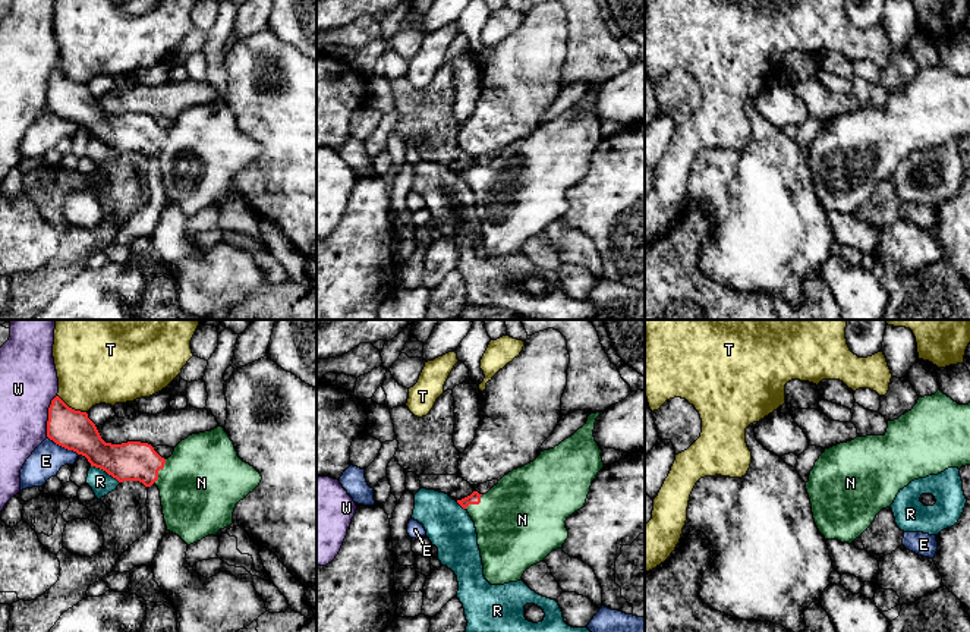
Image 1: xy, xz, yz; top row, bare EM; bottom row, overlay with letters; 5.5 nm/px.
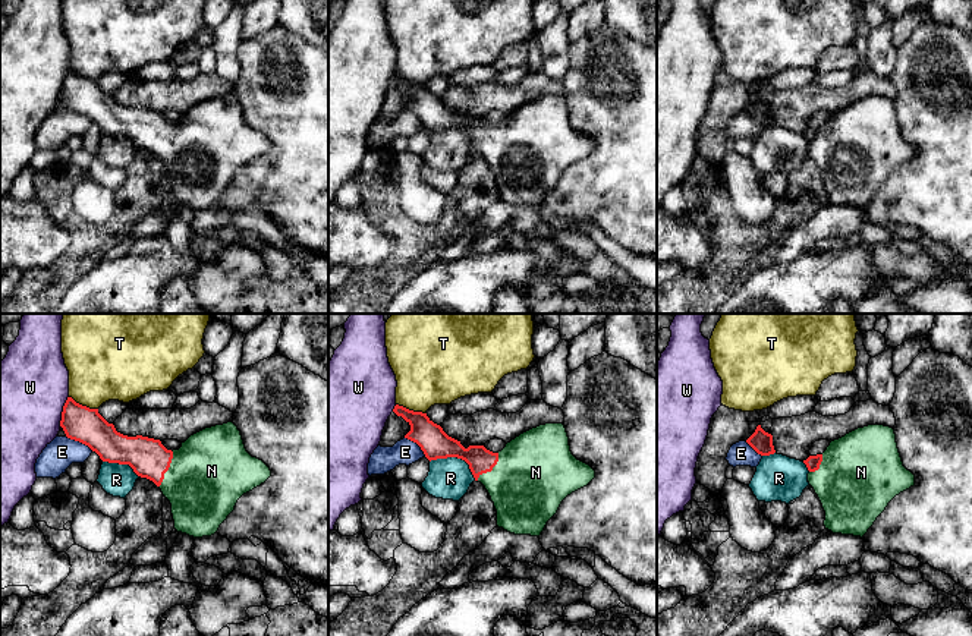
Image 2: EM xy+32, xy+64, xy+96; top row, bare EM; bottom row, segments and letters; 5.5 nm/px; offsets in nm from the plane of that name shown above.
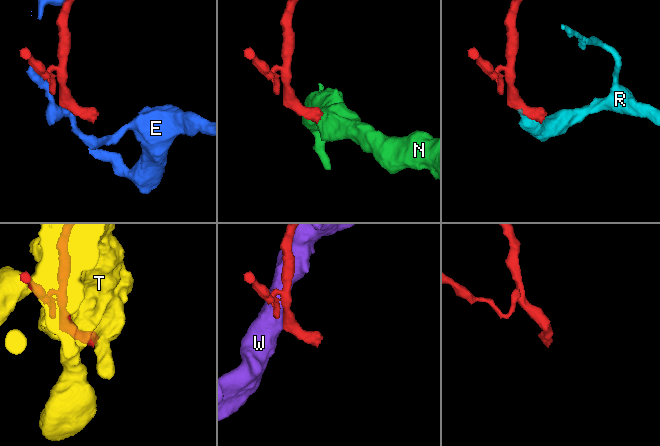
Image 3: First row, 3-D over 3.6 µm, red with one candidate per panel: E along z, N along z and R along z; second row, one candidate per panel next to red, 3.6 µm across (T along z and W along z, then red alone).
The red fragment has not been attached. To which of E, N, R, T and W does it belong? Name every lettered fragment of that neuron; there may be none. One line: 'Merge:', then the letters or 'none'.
Merge: N

